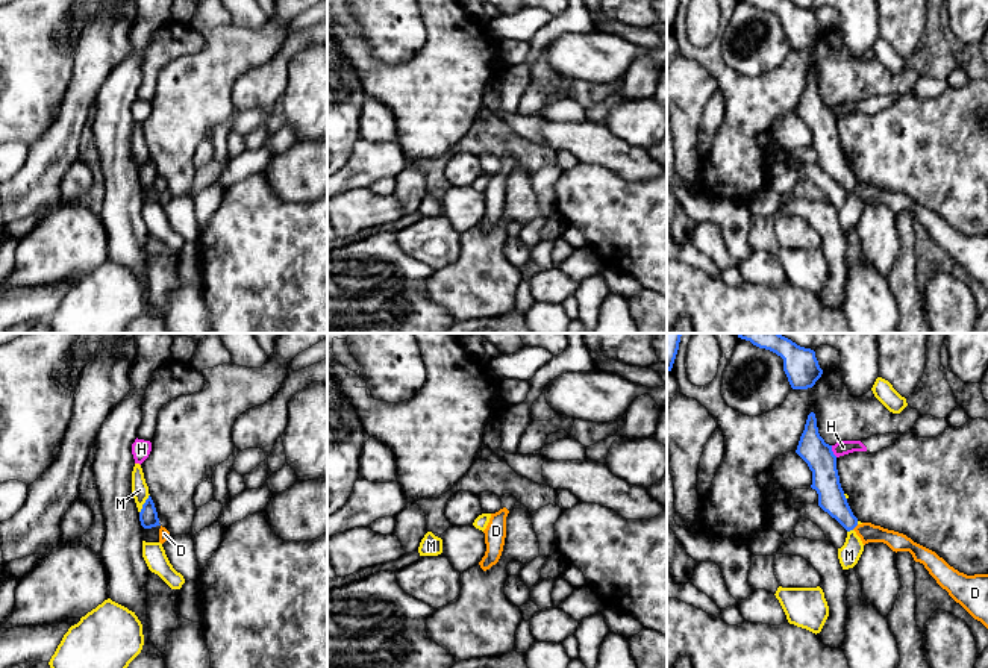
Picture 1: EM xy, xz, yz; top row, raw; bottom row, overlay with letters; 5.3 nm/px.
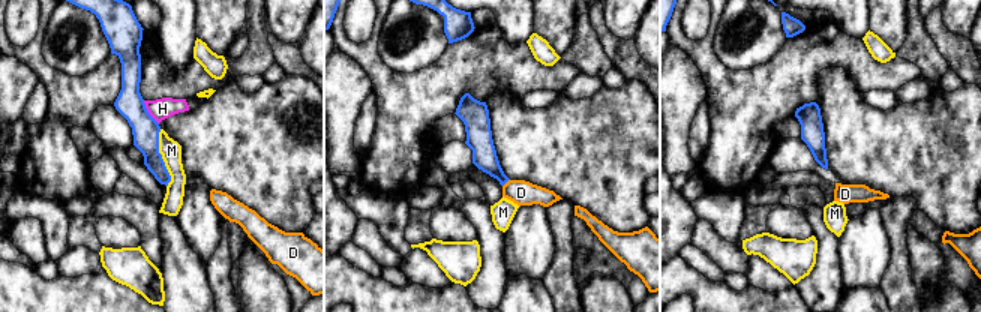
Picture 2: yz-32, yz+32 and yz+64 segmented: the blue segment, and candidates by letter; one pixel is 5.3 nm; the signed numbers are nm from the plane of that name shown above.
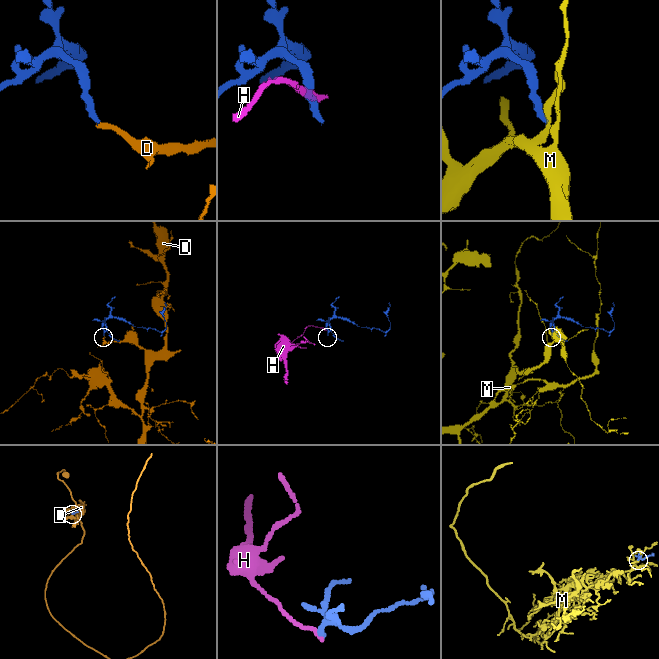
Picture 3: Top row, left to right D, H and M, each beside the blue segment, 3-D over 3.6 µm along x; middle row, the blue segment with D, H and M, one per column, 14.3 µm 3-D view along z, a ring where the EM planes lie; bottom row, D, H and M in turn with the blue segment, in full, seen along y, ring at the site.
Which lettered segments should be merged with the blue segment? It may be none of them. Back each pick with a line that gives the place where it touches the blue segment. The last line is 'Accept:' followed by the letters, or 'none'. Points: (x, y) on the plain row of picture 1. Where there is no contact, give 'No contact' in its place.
D: Touches blue at yz (855, 187)
Accept: D

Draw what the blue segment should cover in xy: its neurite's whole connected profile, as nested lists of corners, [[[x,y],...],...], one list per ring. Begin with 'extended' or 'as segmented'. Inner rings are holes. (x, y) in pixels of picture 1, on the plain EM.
as segmented; [[[150,156],[145,161],[145,164],[142,165],[142,170],[139,173],[139,182],[144,189],[152,189],[152,188],[161,186],[155,164]]]

